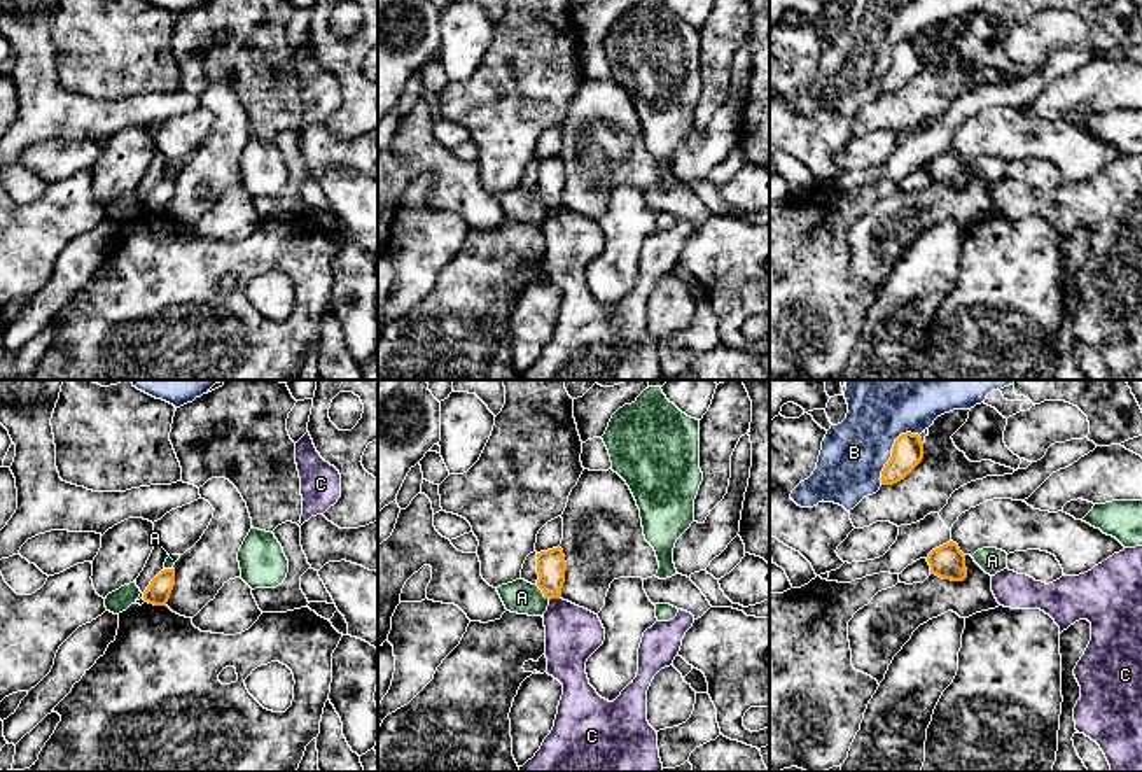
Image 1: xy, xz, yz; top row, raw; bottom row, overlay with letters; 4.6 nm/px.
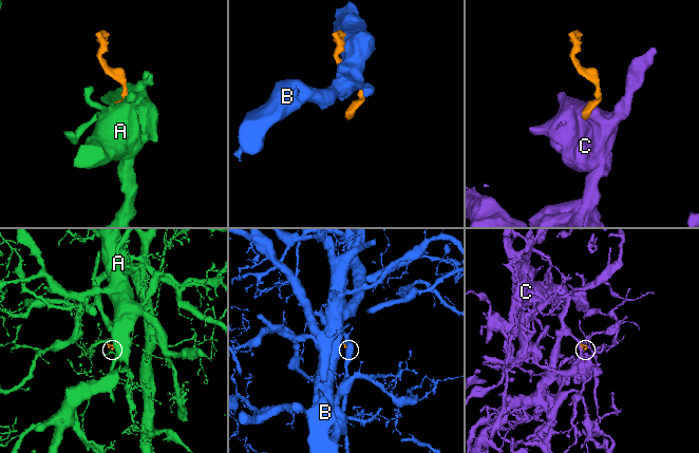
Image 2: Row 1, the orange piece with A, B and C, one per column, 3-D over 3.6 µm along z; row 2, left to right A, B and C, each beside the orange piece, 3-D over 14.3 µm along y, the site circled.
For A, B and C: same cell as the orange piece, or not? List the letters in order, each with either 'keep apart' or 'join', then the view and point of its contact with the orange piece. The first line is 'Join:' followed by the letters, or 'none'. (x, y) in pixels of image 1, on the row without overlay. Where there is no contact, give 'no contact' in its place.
Join: none
A: keep apart; contact xz (543, 200)
B: keep apart; contact yz (892, 60)
C: keep apart; contact xz (553, 205)

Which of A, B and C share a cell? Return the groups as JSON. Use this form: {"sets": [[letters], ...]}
{"sets": [["A"], ["B"], ["C"]]}

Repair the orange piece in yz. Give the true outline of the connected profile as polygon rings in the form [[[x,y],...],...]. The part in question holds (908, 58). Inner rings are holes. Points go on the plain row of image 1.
[[[901,42],[892,56],[892,65],[881,79],[881,93],[904,88],[923,67],[923,51],[918,42]]]

